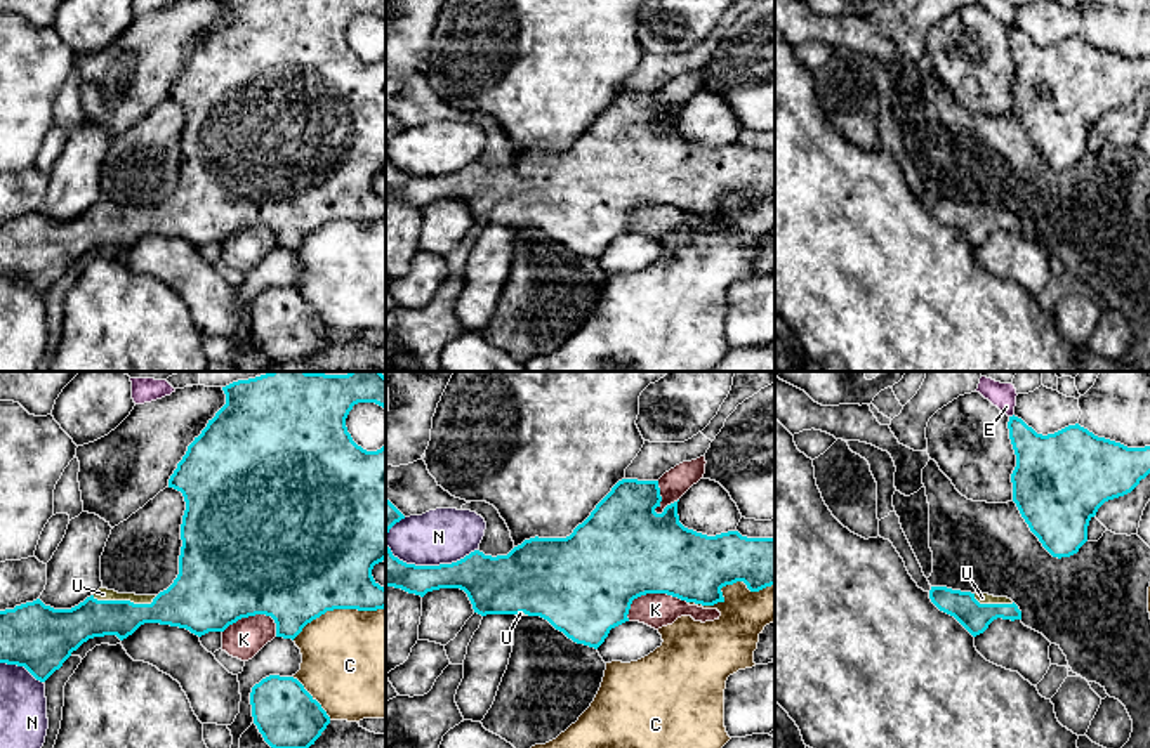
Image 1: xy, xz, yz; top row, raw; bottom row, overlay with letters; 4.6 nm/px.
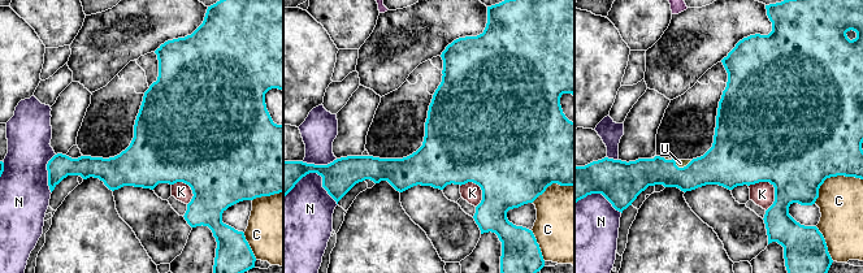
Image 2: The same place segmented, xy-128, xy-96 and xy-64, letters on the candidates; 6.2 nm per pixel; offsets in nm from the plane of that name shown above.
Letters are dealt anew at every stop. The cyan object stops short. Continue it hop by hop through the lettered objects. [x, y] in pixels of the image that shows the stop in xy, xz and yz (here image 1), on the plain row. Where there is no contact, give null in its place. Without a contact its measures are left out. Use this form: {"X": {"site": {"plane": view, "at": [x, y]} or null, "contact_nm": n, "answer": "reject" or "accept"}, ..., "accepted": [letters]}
{"C": {"site": {"plane": "xz", "at": [725, 196]}, "contact_nm": 400, "answer": "reject"}, "E": {"site": {"plane": "yz", "at": [1013, 26]}, "contact_nm": 30, "answer": "reject"}, "K": {"site": {"plane": "xz", "at": [652, 203]}, "contact_nm": 300, "answer": "reject"}, "N": {"site": {"plane": "xz", "at": [424, 177]}, "contact_nm": 440, "answer": "reject"}, "U": {"site": {"plane": "xy", "at": [124, 212]}, "contact_nm": 300, "answer": "accept"}, "accepted": ["U"]}

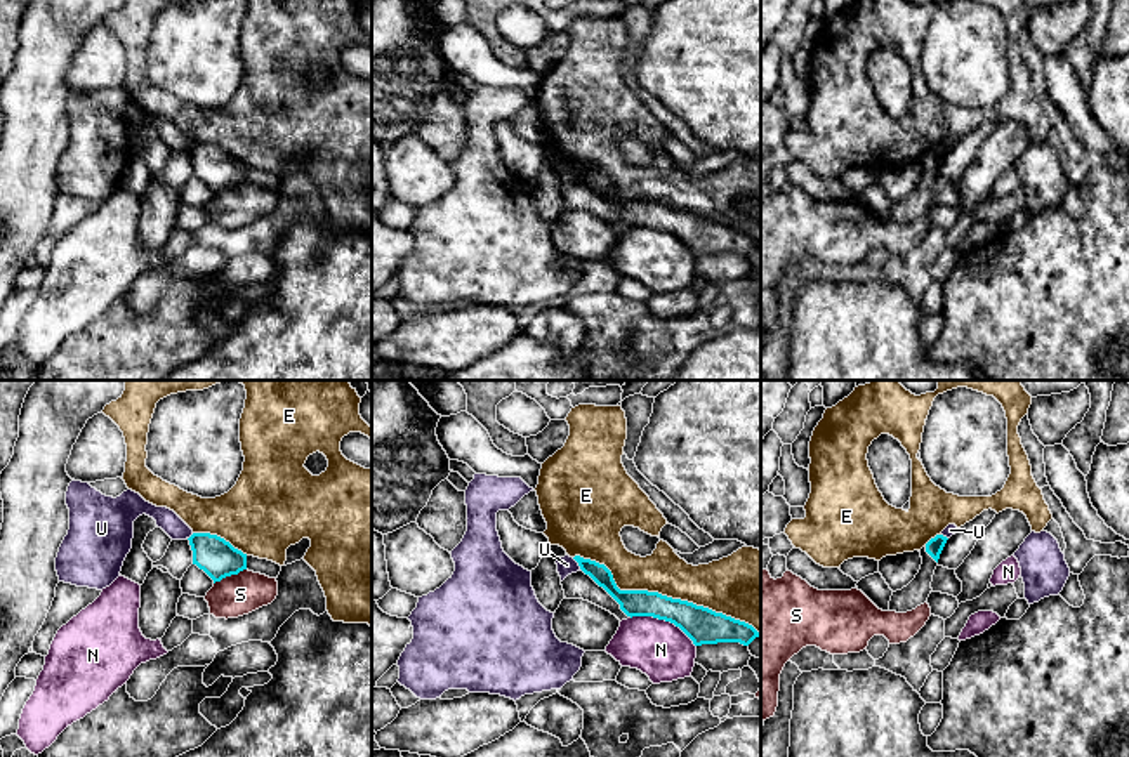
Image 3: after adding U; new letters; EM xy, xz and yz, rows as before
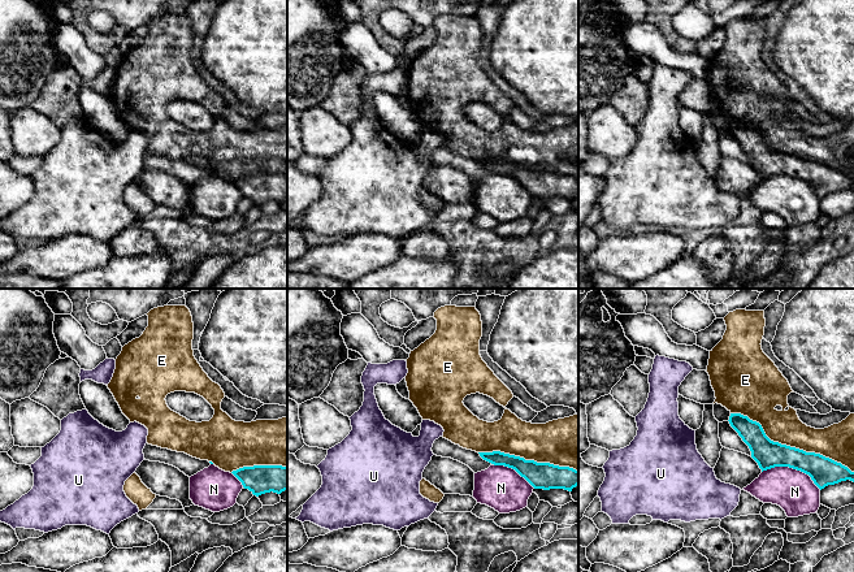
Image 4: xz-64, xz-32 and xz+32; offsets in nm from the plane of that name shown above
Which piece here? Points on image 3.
{"E": {"site": {"plane": "xz", "at": [664, 207]}, "contact_nm": 950, "answer": "reject"}, "N": {"site": {"plane": "xz", "at": [664, 230]}, "contact_nm": 340, "answer": "reject"}, "S": {"site": {"plane": "xy", "at": [230, 186]}, "contact_nm": 170, "answer": "reject"}, "U": {"site": {"plane": "xz", "at": [579, 176]}, "contact_nm": 80, "answer": "reject"}, "accepted": []}

